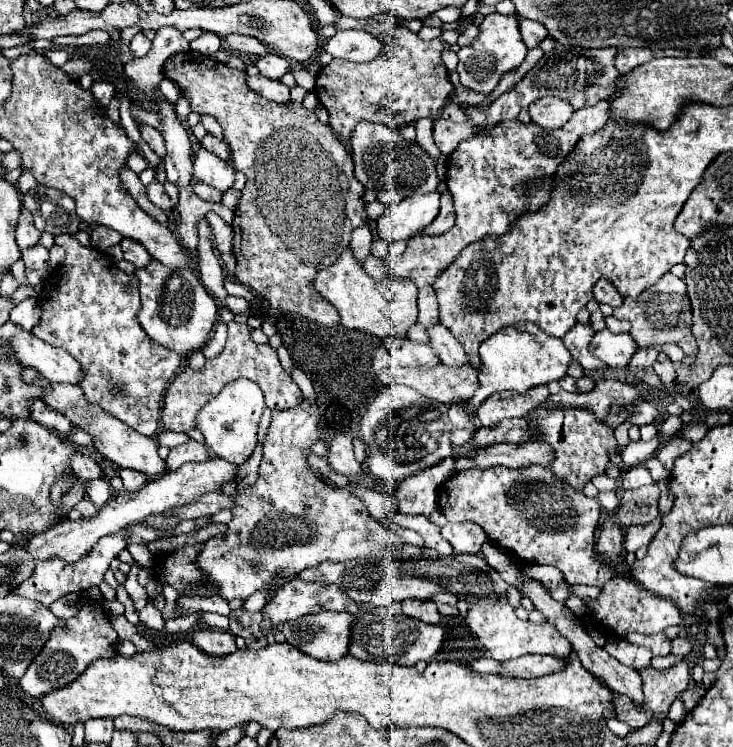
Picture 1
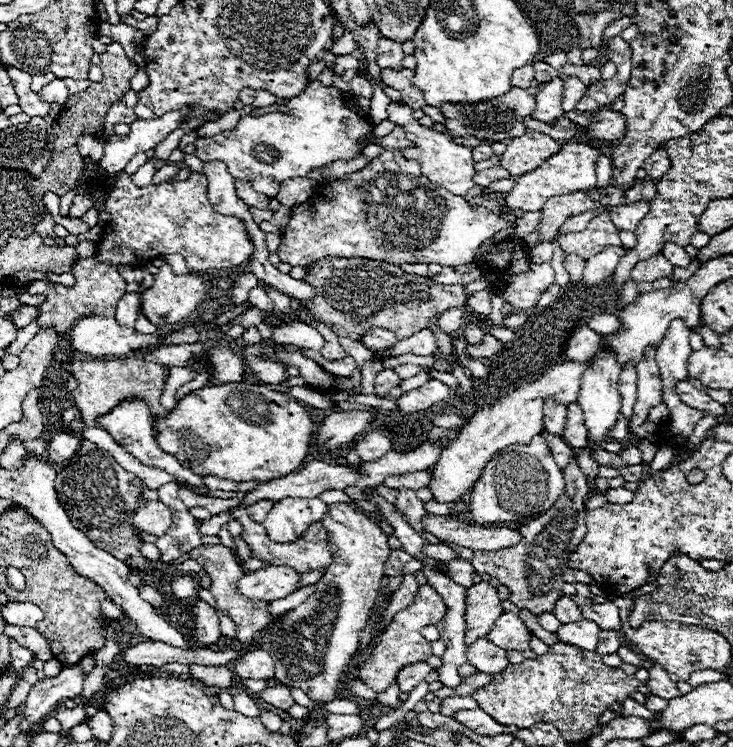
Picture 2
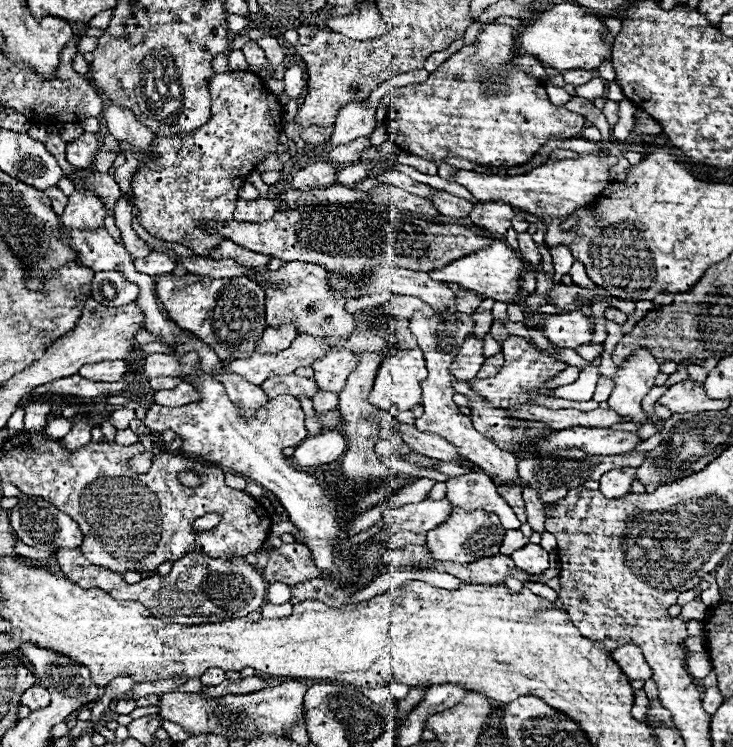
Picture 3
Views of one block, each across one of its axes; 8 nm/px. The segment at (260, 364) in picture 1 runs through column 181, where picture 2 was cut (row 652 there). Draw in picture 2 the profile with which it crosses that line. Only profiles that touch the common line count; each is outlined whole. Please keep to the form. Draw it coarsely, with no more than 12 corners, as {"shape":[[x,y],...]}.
{"shape":[[430,584],[394,614],[360,680],[384,692],[402,666],[428,660],[420,634],[446,614]]}

